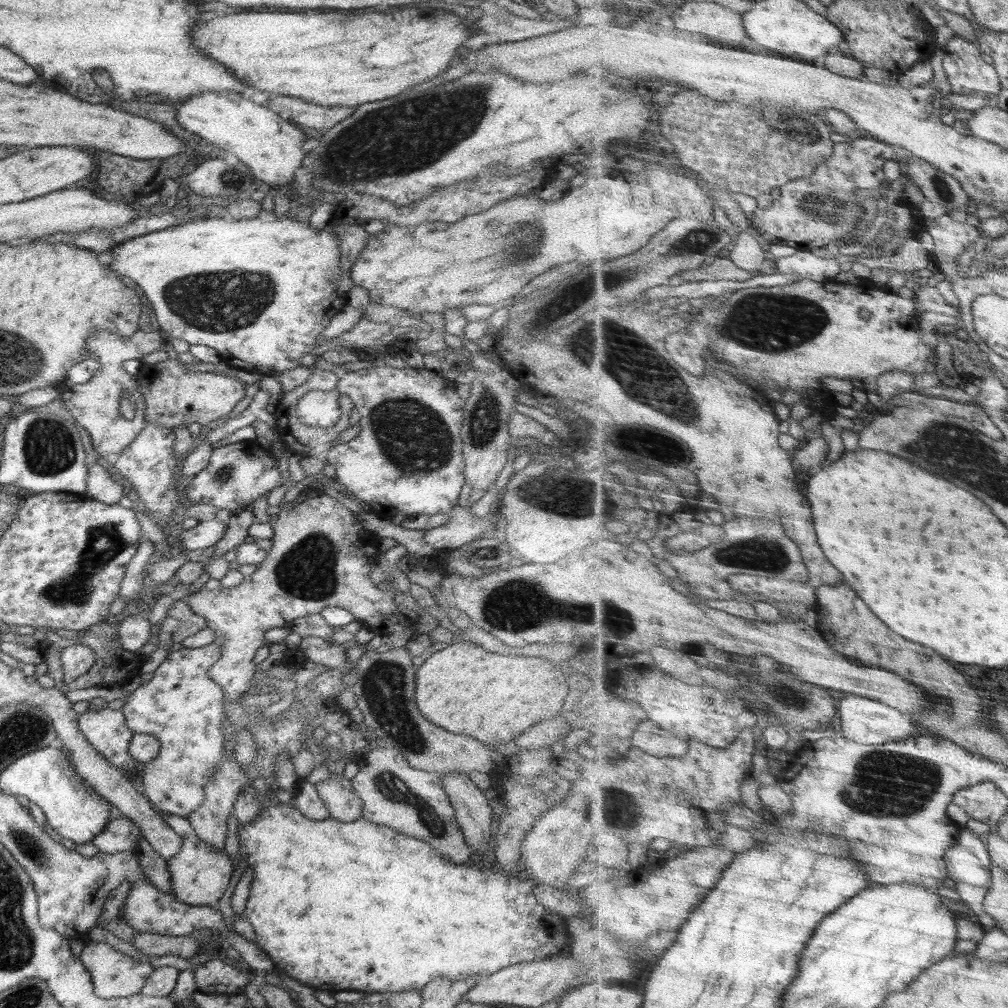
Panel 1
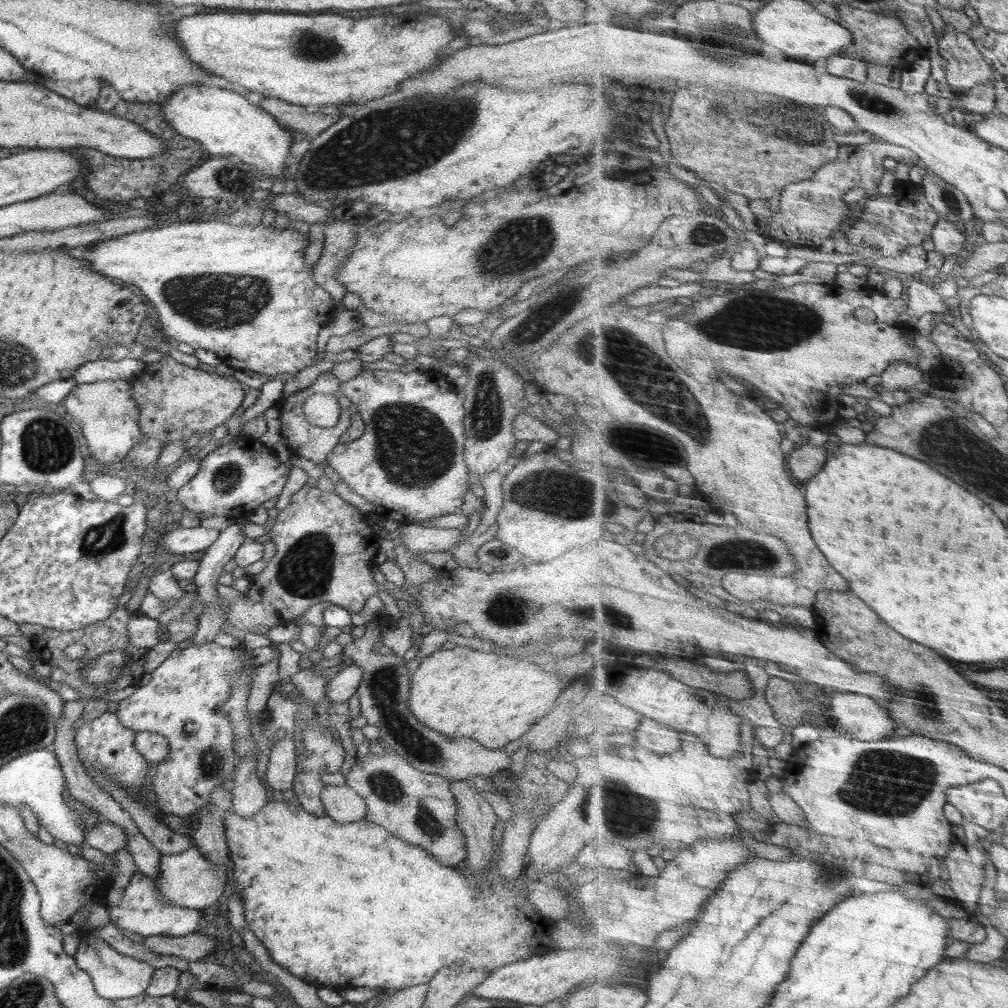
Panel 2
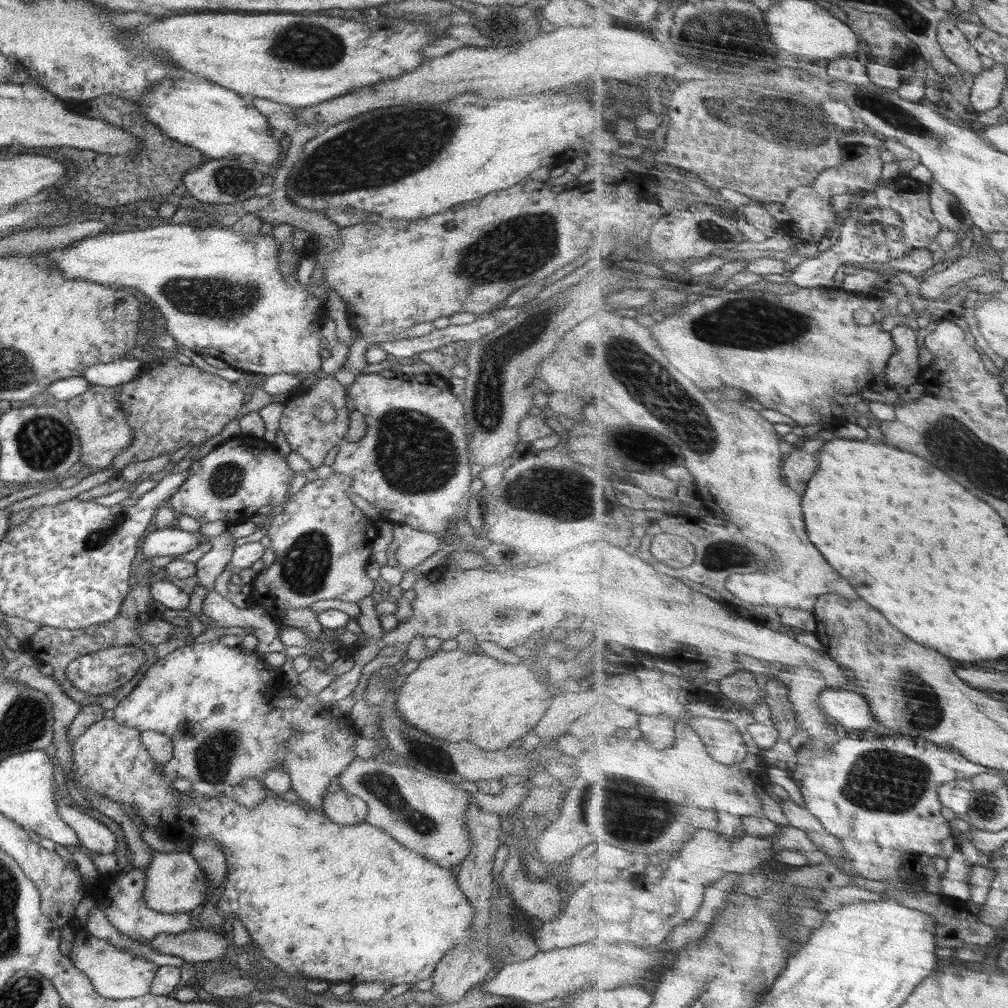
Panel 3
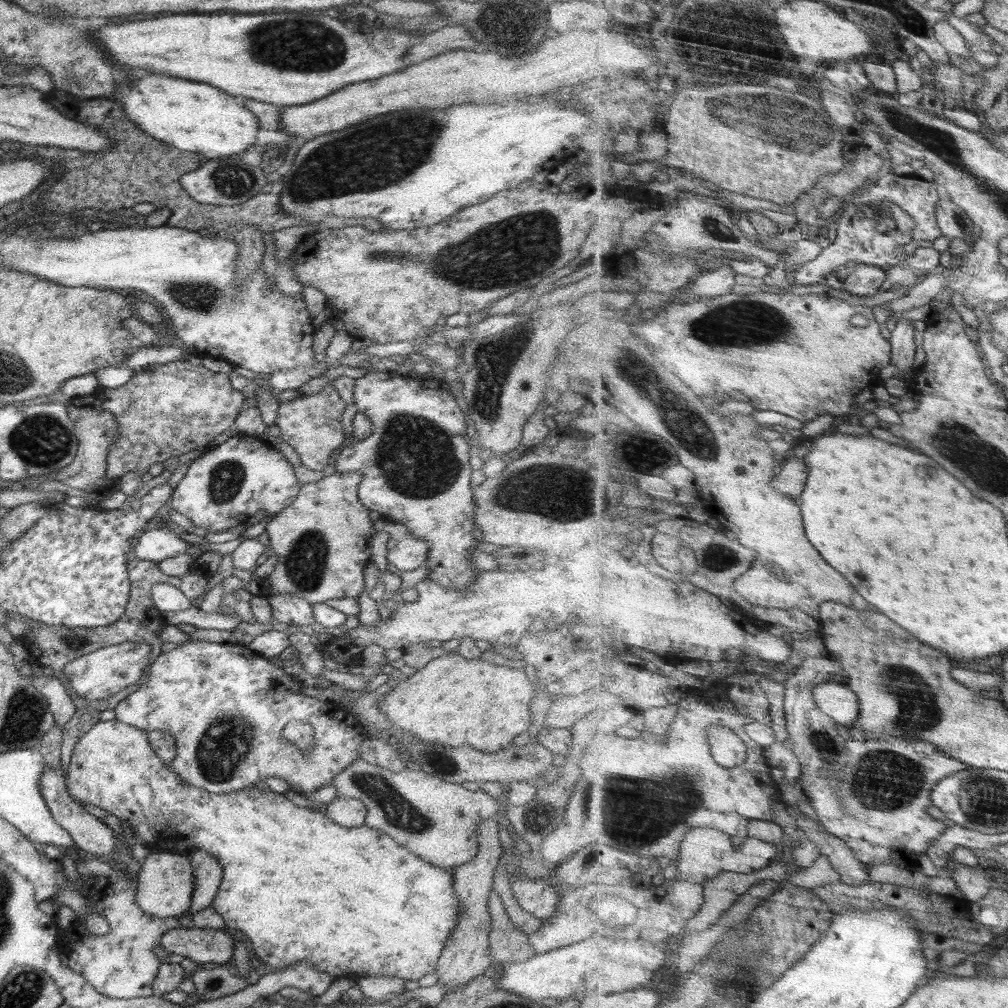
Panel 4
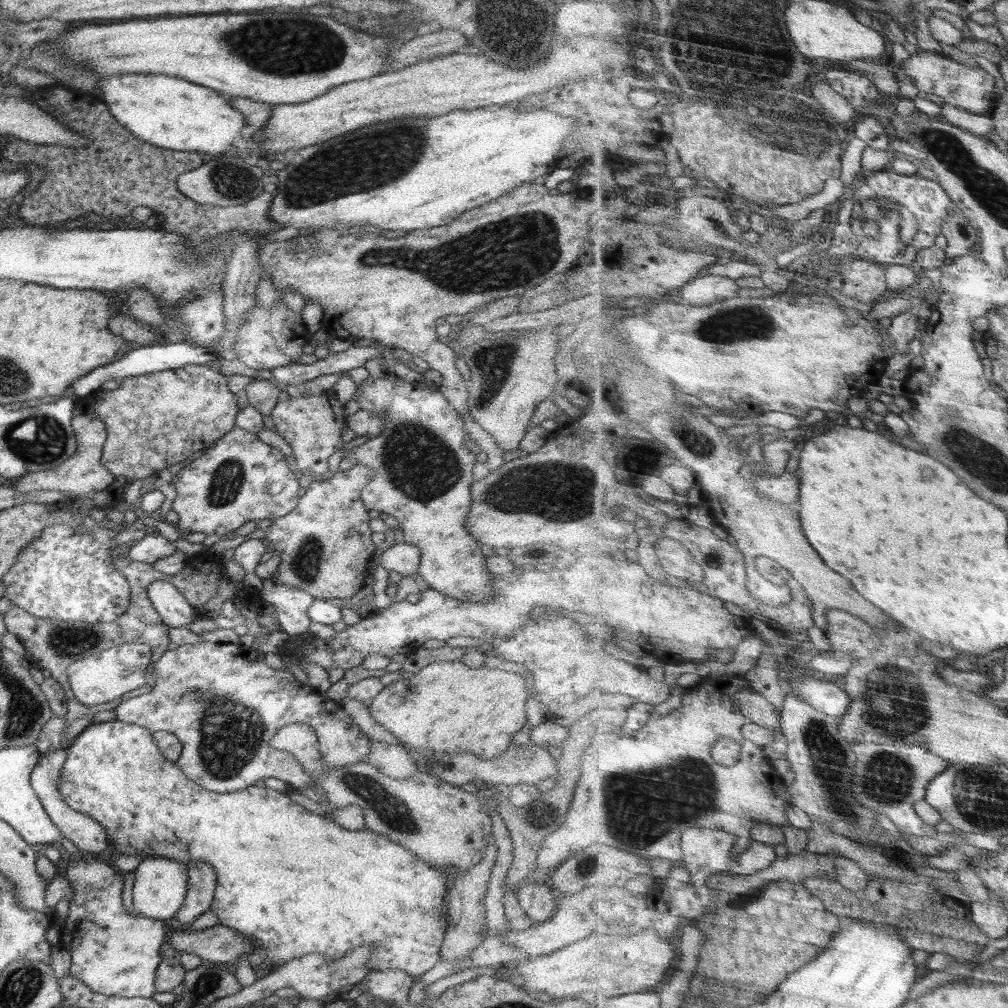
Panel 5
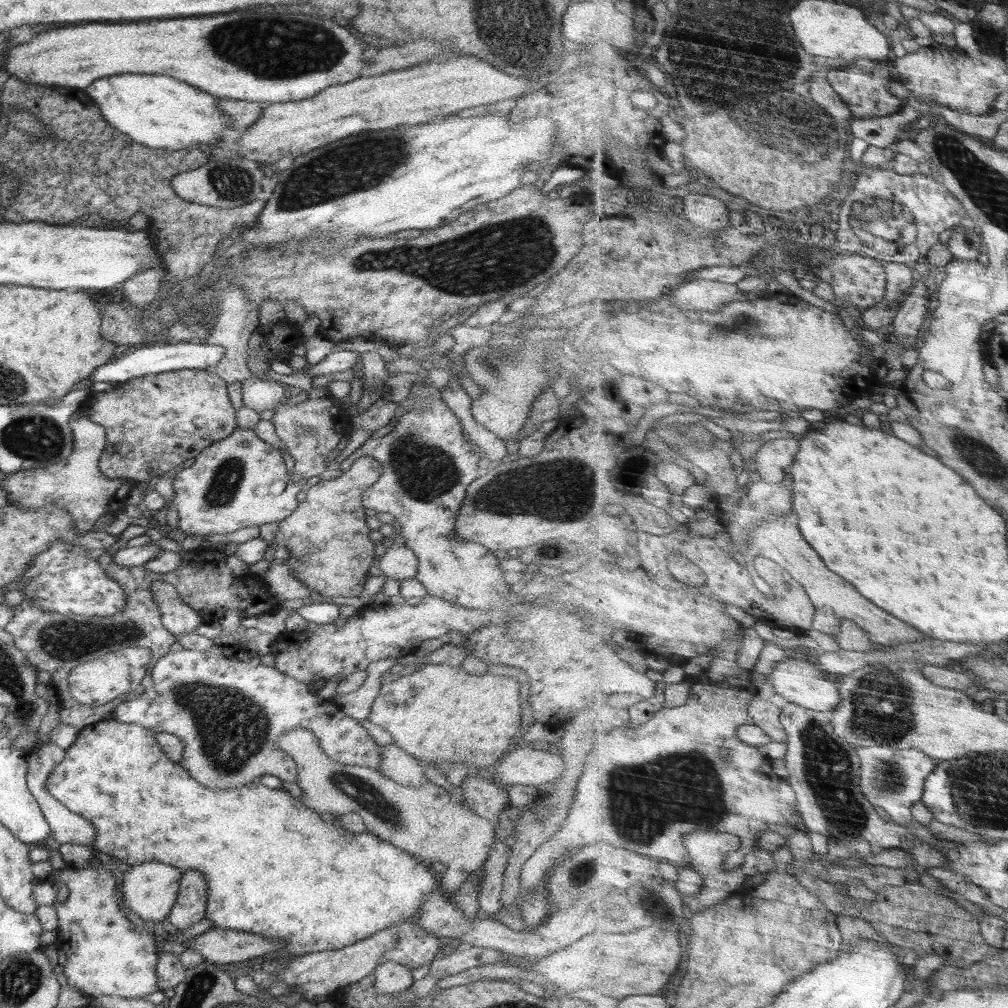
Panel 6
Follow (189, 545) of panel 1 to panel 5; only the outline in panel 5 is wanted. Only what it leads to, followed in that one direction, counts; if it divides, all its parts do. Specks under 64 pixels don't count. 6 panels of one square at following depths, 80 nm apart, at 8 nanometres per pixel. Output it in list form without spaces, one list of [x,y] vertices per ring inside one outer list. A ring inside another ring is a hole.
[[[146,534],[144,538],[137,541],[134,546],[129,547],[123,553],[132,561],[154,563],[156,560],[180,552],[166,537],[158,534]]]

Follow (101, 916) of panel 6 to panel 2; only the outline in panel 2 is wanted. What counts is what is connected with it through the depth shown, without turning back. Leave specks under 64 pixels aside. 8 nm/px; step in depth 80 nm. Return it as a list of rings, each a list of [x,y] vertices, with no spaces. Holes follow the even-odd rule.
[[[138,870],[132,875],[130,884],[124,888],[124,896],[122,896],[120,904],[117,907],[110,907],[109,905],[106,910],[114,925],[143,937],[156,935],[186,936],[195,932],[196,926],[202,920],[202,910],[200,909],[171,906],[171,904],[163,902],[158,889],[156,889],[155,880]],[[88,936],[82,942],[80,941],[73,957],[78,968],[91,976],[91,981],[98,996],[110,1000],[128,999],[144,994],[155,971],[155,968],[147,962],[138,960],[133,956],[120,954],[111,945],[101,946],[98,951],[98,944],[92,944],[88,940]]]

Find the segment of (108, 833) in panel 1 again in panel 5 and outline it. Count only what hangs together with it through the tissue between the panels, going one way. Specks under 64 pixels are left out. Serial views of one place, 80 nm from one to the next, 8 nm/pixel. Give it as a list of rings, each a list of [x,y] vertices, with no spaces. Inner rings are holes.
[[[58,748],[58,750],[52,750],[41,756],[36,764],[36,768],[32,770],[30,774],[30,785],[36,793],[36,797],[42,803],[44,811],[52,820],[52,823],[60,829],[60,833],[64,838],[67,838],[70,843],[74,843],[80,850],[86,850],[86,852],[99,853],[102,850],[108,848],[109,842],[107,839],[106,829],[102,827],[96,820],[78,812],[74,811],[74,808],[70,808],[68,804],[62,799],[60,795],[60,776],[62,776],[63,766],[67,760],[67,752],[64,748]]]

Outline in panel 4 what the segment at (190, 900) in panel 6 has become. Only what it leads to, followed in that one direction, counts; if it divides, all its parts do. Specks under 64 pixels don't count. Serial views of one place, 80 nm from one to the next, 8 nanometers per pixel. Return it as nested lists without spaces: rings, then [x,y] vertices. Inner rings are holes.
[[[195,850],[189,854],[195,874],[194,894],[187,911],[196,913],[211,906],[222,884],[222,865],[203,850]]]

